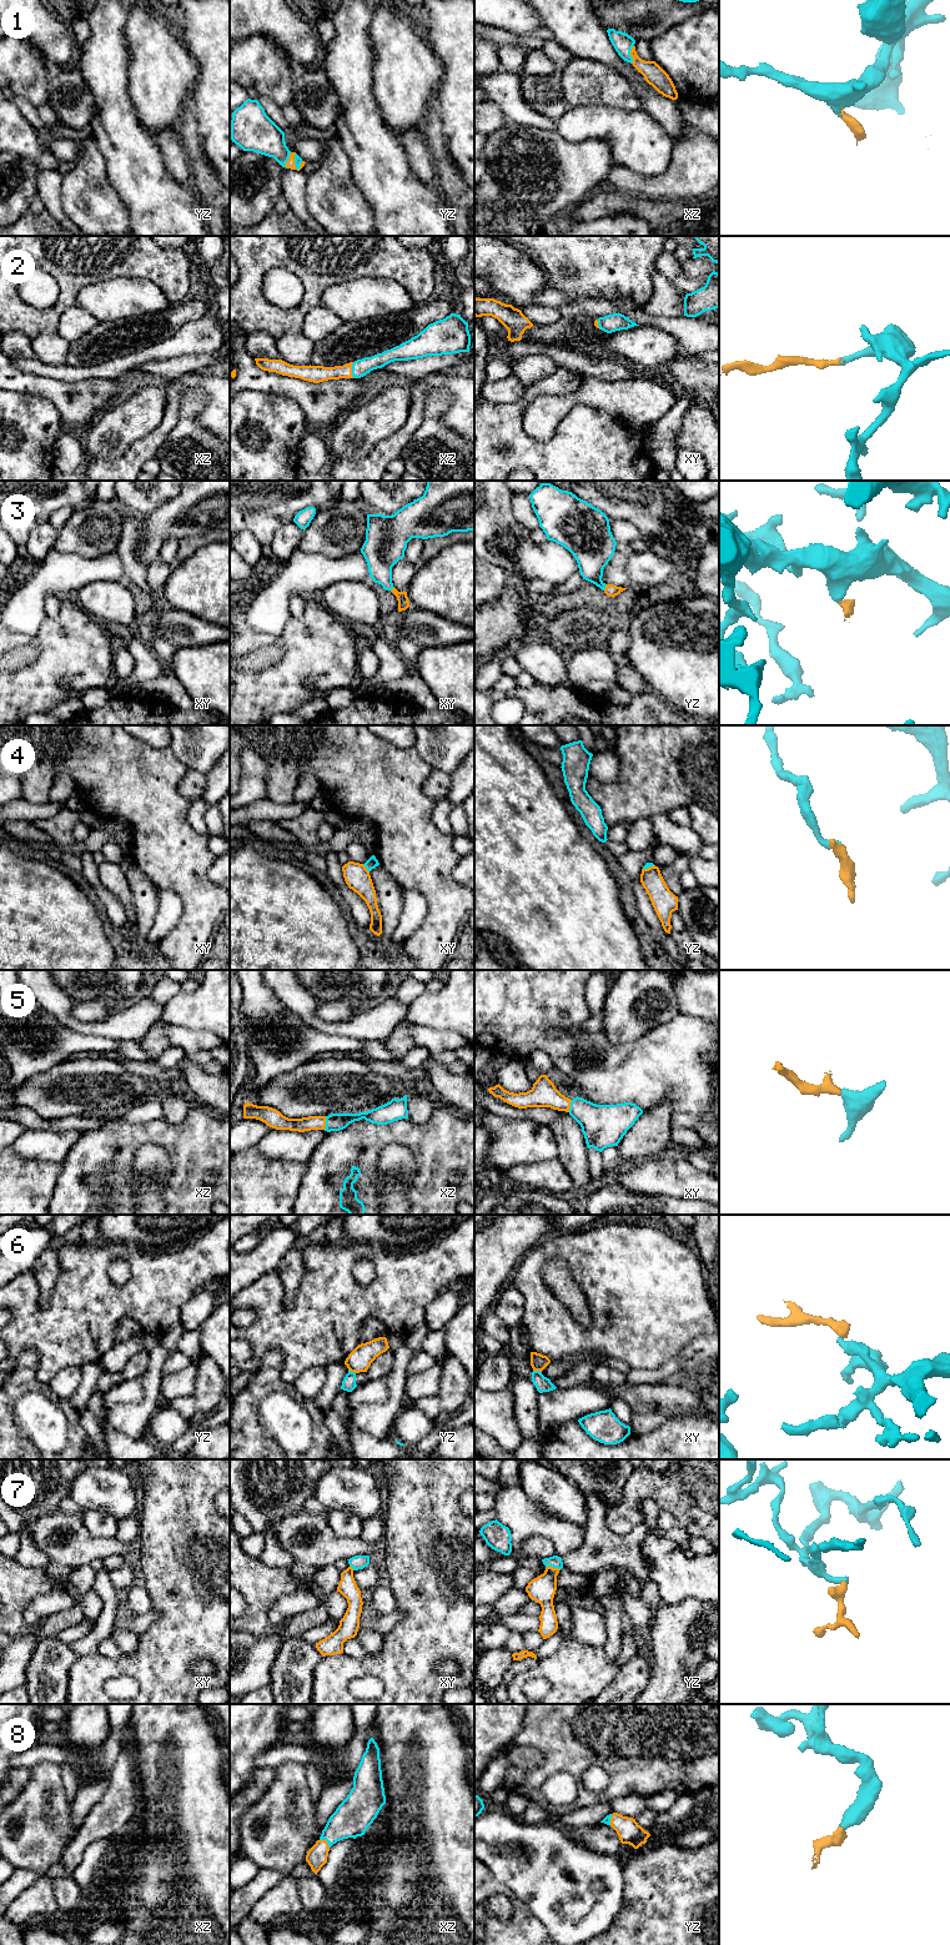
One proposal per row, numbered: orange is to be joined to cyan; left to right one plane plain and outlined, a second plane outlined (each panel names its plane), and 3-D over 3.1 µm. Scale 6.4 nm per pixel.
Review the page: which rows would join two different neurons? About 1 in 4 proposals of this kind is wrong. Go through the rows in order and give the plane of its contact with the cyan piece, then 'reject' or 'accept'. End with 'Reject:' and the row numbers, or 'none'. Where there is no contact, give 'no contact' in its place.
1: xz | accept
2: xz | accept
3: yz | accept
4: xy | reject
5: xz | accept
6: xy | reject
7: yz | accept
8: xz | accept
Reject: 4, 6

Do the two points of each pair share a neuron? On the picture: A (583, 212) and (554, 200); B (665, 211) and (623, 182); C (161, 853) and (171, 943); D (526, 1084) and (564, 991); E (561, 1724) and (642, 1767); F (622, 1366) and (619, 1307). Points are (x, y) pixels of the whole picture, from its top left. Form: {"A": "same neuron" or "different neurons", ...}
{"A": "different neurons", "B": "different neurons", "C": "same neuron", "D": "different neurons", "E": "same neuron", "F": "different neurons"}

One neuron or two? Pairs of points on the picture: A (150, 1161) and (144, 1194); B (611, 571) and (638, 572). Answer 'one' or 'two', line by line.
A: one
B: two

